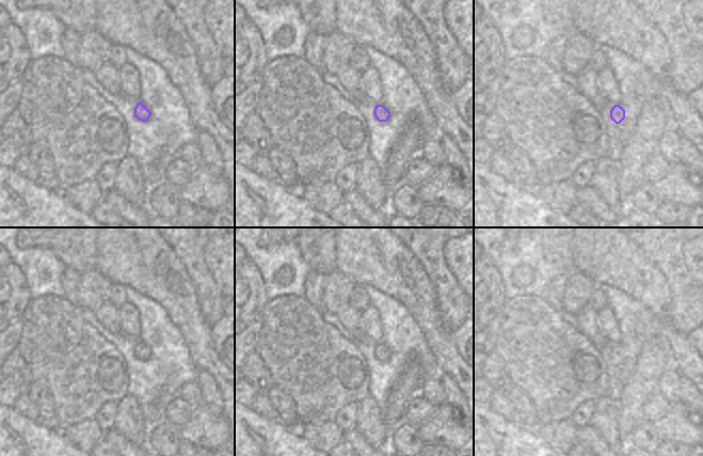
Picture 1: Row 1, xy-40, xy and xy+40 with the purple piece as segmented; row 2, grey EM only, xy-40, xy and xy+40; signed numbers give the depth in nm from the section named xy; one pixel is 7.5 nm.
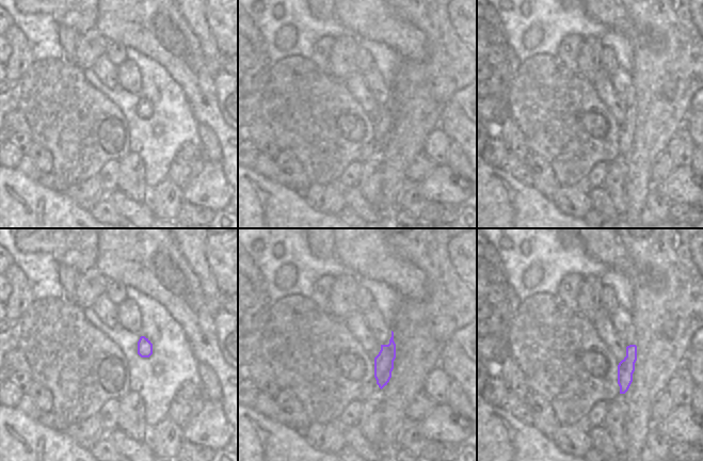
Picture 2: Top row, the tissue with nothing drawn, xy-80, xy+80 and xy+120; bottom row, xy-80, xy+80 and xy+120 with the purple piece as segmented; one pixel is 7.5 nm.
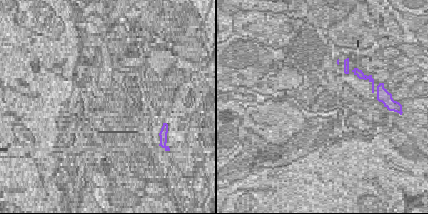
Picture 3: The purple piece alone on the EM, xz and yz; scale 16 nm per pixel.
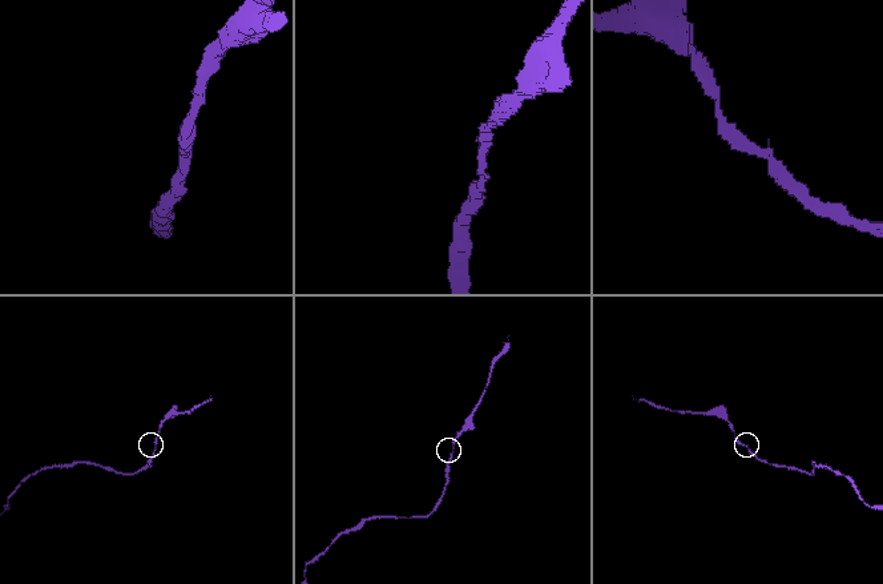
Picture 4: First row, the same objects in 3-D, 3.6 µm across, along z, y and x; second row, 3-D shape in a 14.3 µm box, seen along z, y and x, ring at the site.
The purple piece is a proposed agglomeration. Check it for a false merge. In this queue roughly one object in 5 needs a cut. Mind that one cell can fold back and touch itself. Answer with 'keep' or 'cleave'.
keep

